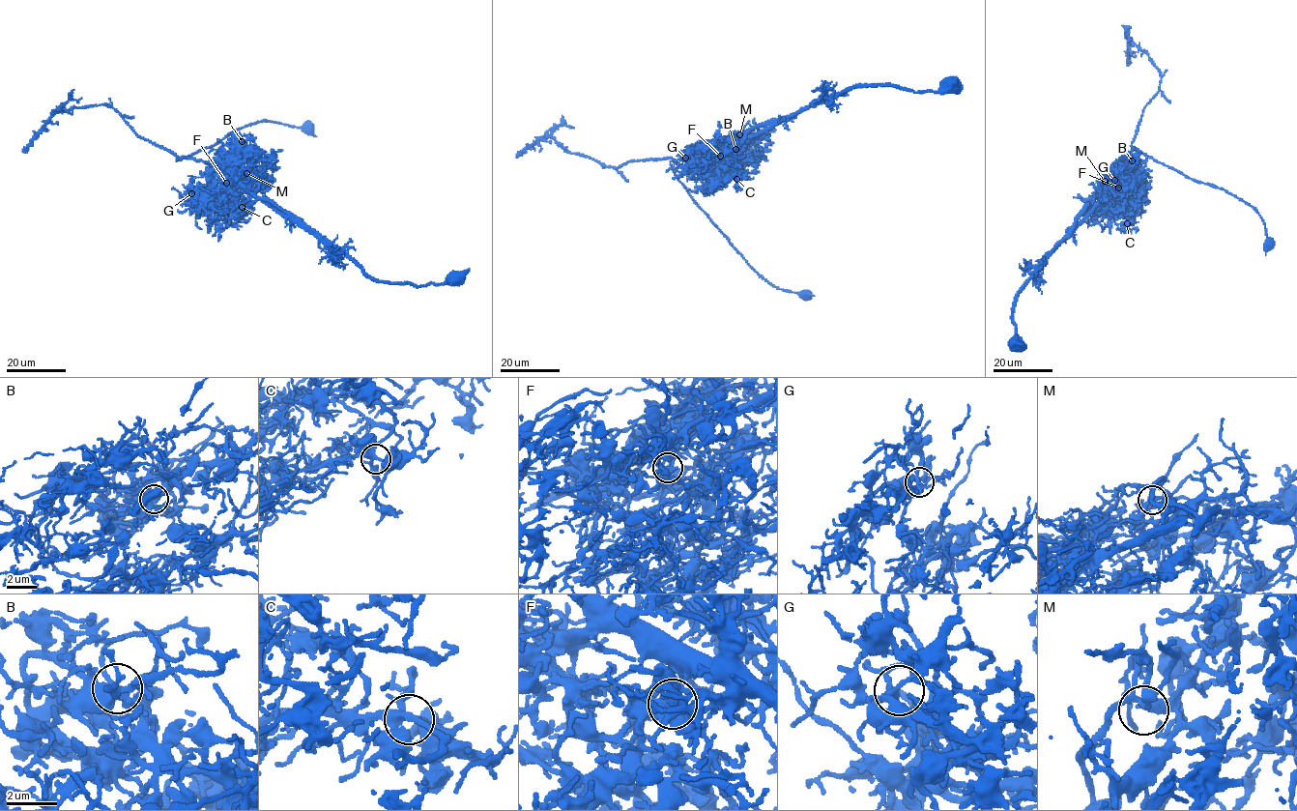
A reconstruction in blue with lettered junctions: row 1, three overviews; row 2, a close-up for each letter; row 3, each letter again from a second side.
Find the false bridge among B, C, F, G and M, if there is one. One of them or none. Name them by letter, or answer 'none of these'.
F

